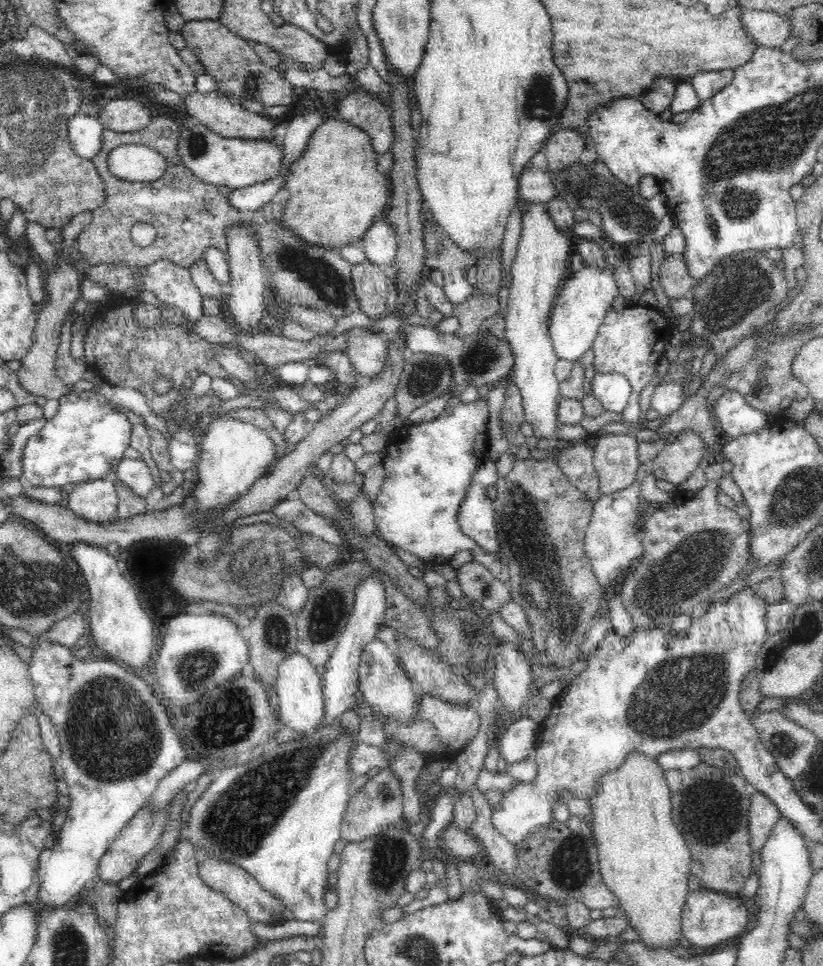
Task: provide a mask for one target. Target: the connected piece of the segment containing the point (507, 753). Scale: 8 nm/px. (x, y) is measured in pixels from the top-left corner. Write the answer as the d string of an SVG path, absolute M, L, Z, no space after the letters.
M518 716L499 733L495 742L506 763L523 762L534 755L539 725L528 716Z

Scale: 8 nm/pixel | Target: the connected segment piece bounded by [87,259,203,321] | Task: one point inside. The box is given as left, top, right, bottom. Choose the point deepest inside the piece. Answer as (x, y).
(172, 284)

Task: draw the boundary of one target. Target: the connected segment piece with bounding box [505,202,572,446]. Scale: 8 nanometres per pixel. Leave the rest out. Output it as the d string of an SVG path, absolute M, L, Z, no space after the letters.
M541 202L536 204L527 204L526 212L522 210L522 238L519 238L518 256L514 260L514 266L511 266L510 302L507 302L508 314L505 317L505 337L511 346L515 361L513 364L513 374L511 380L519 388L522 397L525 423L533 429L534 438L554 438L557 439L559 446L562 444L559 438L556 438L556 430L561 422L558 419L558 398L560 398L560 381L556 378L554 372L557 354L554 350L553 342L549 333L550 319L546 318L551 313L554 299L558 294L558 284L562 284L562 276L566 272L566 262L572 254L569 238L566 237L566 231L558 230L555 222L548 214L547 206Z

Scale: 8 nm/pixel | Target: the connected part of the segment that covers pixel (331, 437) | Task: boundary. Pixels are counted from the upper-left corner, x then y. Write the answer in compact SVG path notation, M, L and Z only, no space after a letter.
M401 327L400 334L392 337L392 342L388 344L388 362L386 362L384 370L376 378L361 381L359 386L350 391L336 408L327 414L325 419L315 422L309 433L295 446L294 451L277 459L272 472L258 478L258 481L253 484L248 492L242 498L238 498L238 502L232 502L228 506L228 510L224 510L224 514L220 514L220 523L233 523L239 517L247 517L276 509L280 501L288 498L293 491L296 491L296 488L299 488L299 483L303 480L304 474L308 472L308 468L315 466L322 454L328 453L328 450L334 444L348 438L354 429L359 428L363 422L374 418L382 410L384 403L395 394L405 360L411 353L406 348L403 339L405 335L403 334L403 328Z

